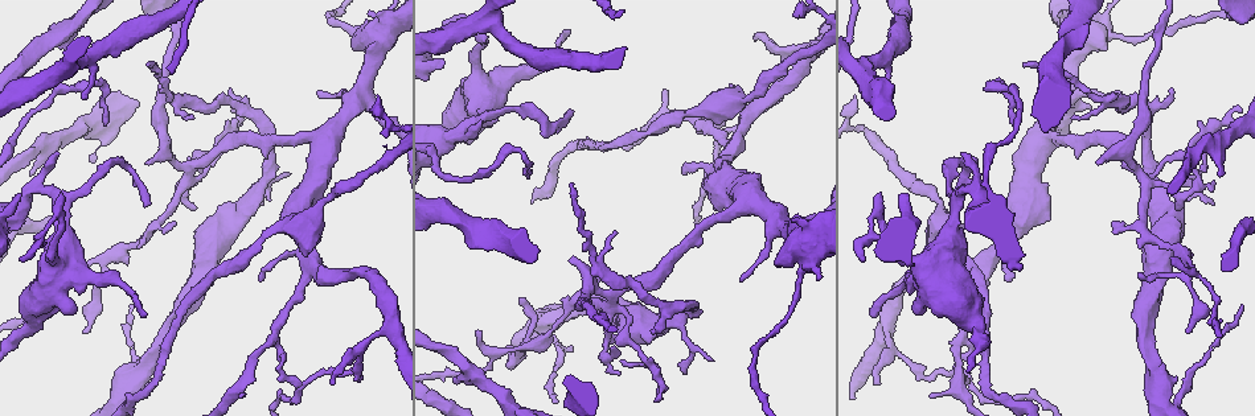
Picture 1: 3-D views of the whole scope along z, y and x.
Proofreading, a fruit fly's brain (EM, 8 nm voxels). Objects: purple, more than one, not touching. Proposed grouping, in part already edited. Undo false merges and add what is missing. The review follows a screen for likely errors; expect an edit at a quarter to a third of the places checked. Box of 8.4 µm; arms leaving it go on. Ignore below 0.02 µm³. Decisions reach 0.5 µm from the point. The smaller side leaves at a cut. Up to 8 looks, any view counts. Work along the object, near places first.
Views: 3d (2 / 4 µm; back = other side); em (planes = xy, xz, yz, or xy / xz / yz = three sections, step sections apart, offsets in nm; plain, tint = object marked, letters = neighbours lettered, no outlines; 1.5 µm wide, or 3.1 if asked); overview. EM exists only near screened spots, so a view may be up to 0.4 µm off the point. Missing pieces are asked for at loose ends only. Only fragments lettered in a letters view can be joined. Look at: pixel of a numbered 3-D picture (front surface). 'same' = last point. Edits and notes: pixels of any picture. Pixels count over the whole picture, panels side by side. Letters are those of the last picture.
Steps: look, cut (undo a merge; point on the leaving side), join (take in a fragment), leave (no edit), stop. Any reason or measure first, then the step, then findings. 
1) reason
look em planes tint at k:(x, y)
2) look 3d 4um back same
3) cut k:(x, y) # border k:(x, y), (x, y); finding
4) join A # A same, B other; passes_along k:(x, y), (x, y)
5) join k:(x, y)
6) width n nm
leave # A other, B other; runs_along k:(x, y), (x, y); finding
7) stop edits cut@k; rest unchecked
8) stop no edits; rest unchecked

tapers out
look em xy step 4 tint at 1:(82, 331)

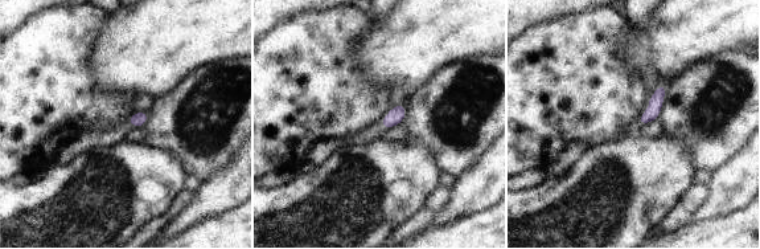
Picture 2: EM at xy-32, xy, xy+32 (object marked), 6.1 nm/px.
look em planes letters same

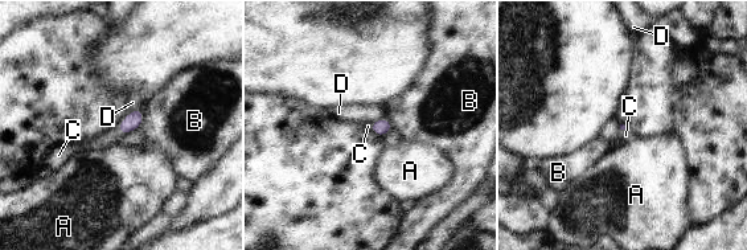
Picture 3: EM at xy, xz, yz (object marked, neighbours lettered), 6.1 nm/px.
join 3:(110, 136) # A other, B other, C same, D other; passes_along 3:(132, 122), (120, 123), (110, 136); the cell continues

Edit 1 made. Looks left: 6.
redraw
look overview

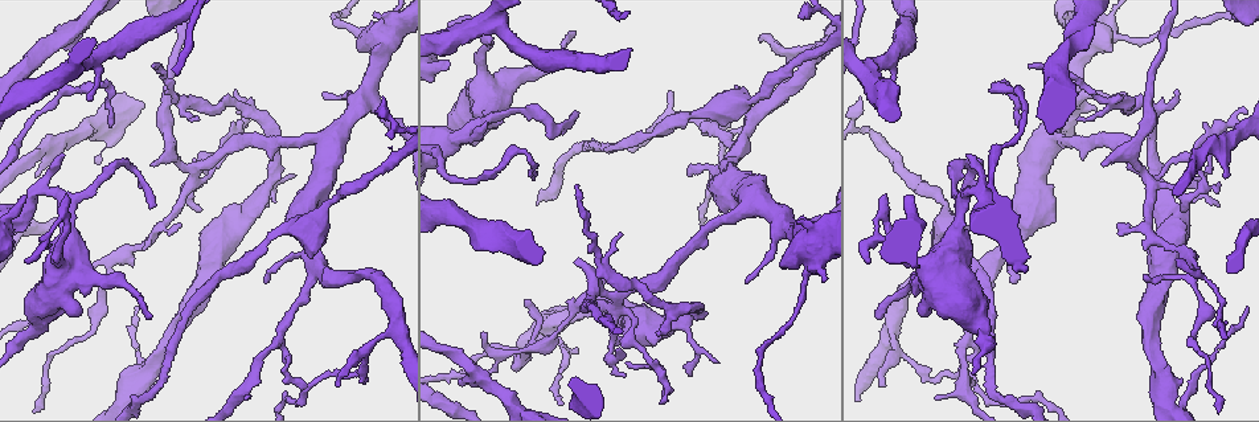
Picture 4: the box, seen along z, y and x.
free end
look 3d 2um at 4:(1226, 174)

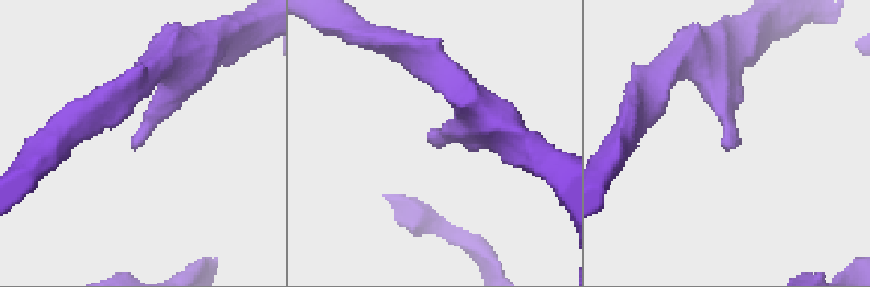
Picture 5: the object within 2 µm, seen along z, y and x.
need the tissue
look em planes plain at 5:(738, 146)

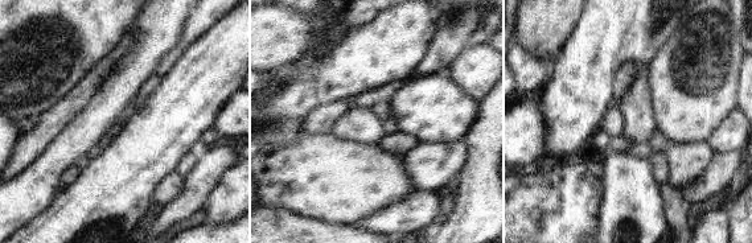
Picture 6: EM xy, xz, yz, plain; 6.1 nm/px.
see the neighbours
look em planes letters same

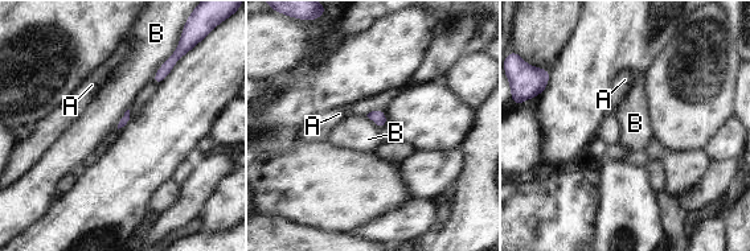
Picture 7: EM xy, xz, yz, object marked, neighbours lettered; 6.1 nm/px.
leave # A other, B other; none of them fits

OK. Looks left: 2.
tapers out
look em planes letters at 4:(1205, 174)

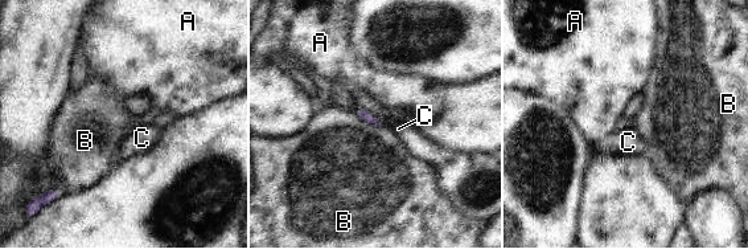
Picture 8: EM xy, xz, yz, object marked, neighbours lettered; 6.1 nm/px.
leave # A other, B other, C other; border 8:(352, 111), (364, 121), (382, 126); none of them fits

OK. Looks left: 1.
stop edits join@3; rest unchecked

